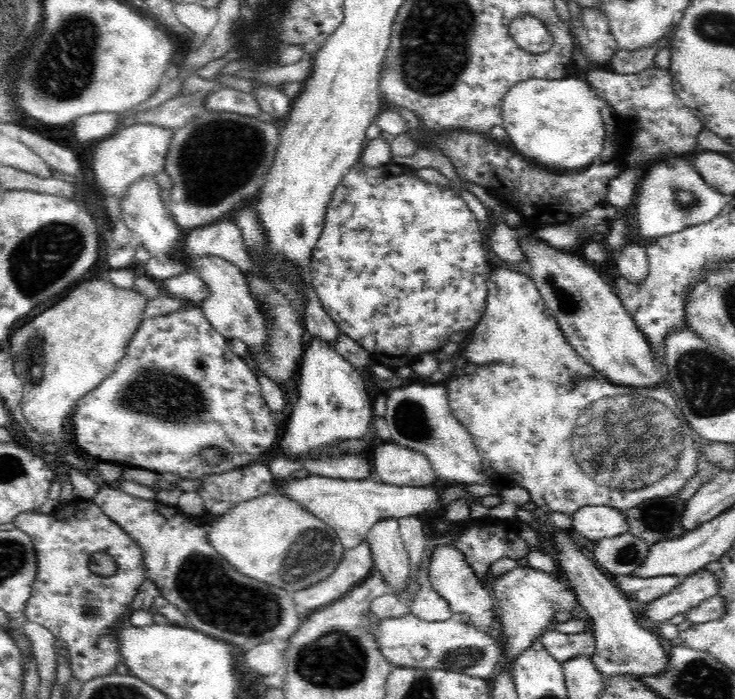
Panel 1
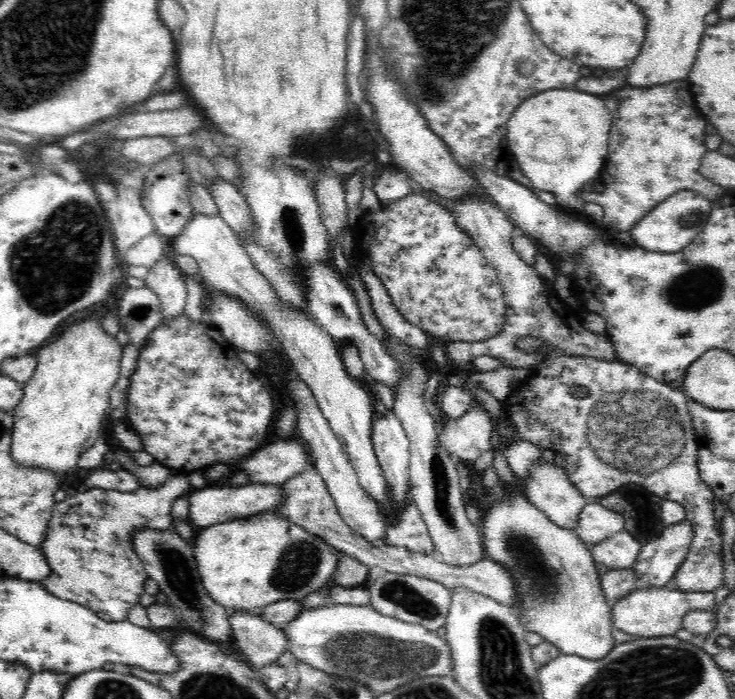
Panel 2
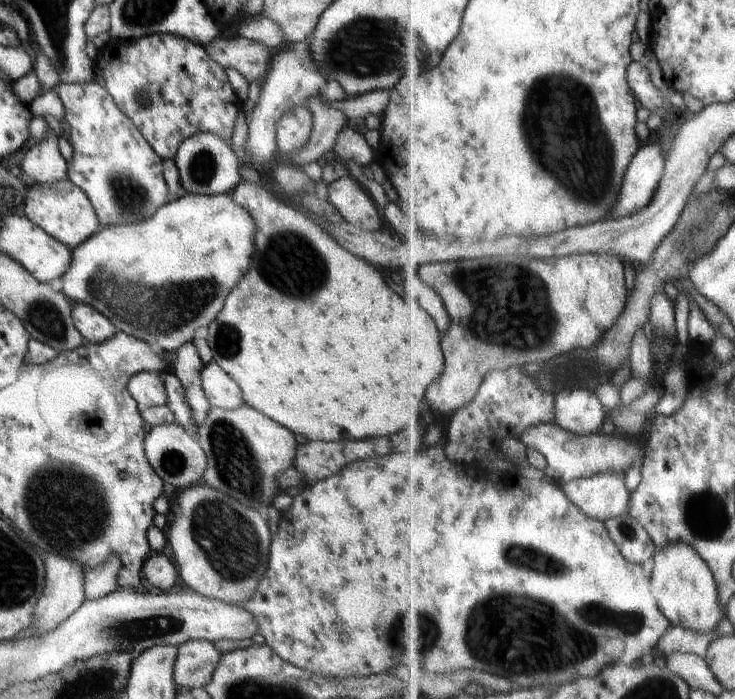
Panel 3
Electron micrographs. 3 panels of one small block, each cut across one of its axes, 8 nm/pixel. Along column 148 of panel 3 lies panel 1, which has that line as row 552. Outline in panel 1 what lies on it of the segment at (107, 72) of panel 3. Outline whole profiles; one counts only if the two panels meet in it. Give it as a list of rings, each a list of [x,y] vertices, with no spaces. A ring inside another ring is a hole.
[[[74,496],[72,500],[58,504],[50,514],[40,510],[23,512],[13,524],[32,538],[37,556],[37,575],[24,607],[26,619],[48,628],[55,638],[66,642],[73,678],[84,683],[112,674],[116,665],[123,662],[117,634],[124,624],[119,624],[119,620],[124,608],[130,606],[138,588],[146,580],[142,547],[124,528],[106,516],[92,499]]]

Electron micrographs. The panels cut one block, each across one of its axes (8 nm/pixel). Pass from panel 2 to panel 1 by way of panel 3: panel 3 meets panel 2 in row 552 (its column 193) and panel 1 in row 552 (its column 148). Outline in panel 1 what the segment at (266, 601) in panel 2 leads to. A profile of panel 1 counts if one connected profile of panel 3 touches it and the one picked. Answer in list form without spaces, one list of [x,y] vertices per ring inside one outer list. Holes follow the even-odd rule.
[[[274,492],[236,504],[223,515],[214,517],[213,523],[206,527],[206,530],[209,543],[217,550],[217,554],[228,560],[240,574],[283,588],[289,593],[304,590],[306,586],[326,580],[336,570],[345,552],[334,528],[301,504]]]

